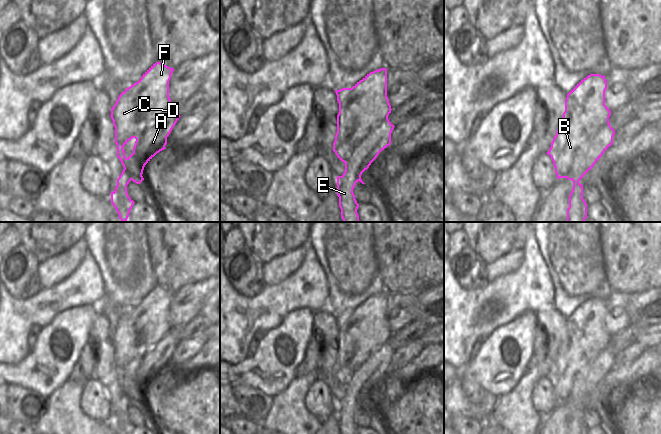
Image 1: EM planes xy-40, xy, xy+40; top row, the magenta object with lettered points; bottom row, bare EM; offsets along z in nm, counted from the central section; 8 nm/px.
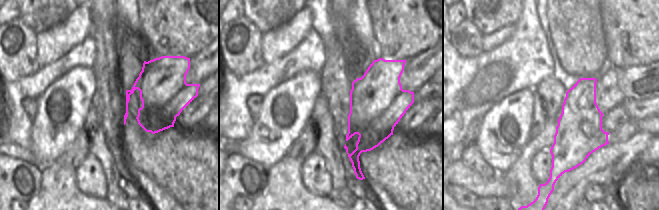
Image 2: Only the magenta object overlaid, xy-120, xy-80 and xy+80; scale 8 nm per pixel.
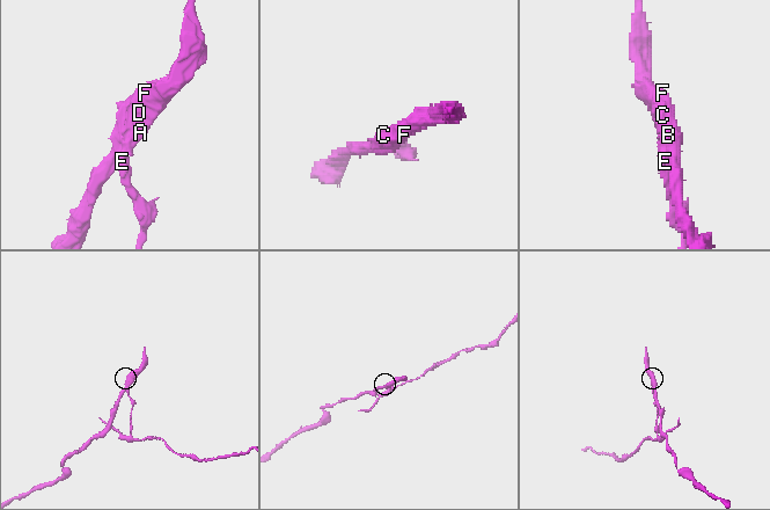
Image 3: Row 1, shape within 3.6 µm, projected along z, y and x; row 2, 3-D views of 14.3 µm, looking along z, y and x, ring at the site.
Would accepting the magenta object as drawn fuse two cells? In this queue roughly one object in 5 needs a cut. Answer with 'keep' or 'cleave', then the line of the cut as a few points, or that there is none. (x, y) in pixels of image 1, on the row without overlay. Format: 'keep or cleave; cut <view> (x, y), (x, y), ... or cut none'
cleave; cut xy+40 (586, 396), (571, 395), (564, 401)

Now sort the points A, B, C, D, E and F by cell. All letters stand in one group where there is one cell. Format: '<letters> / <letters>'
A B C D F / E

